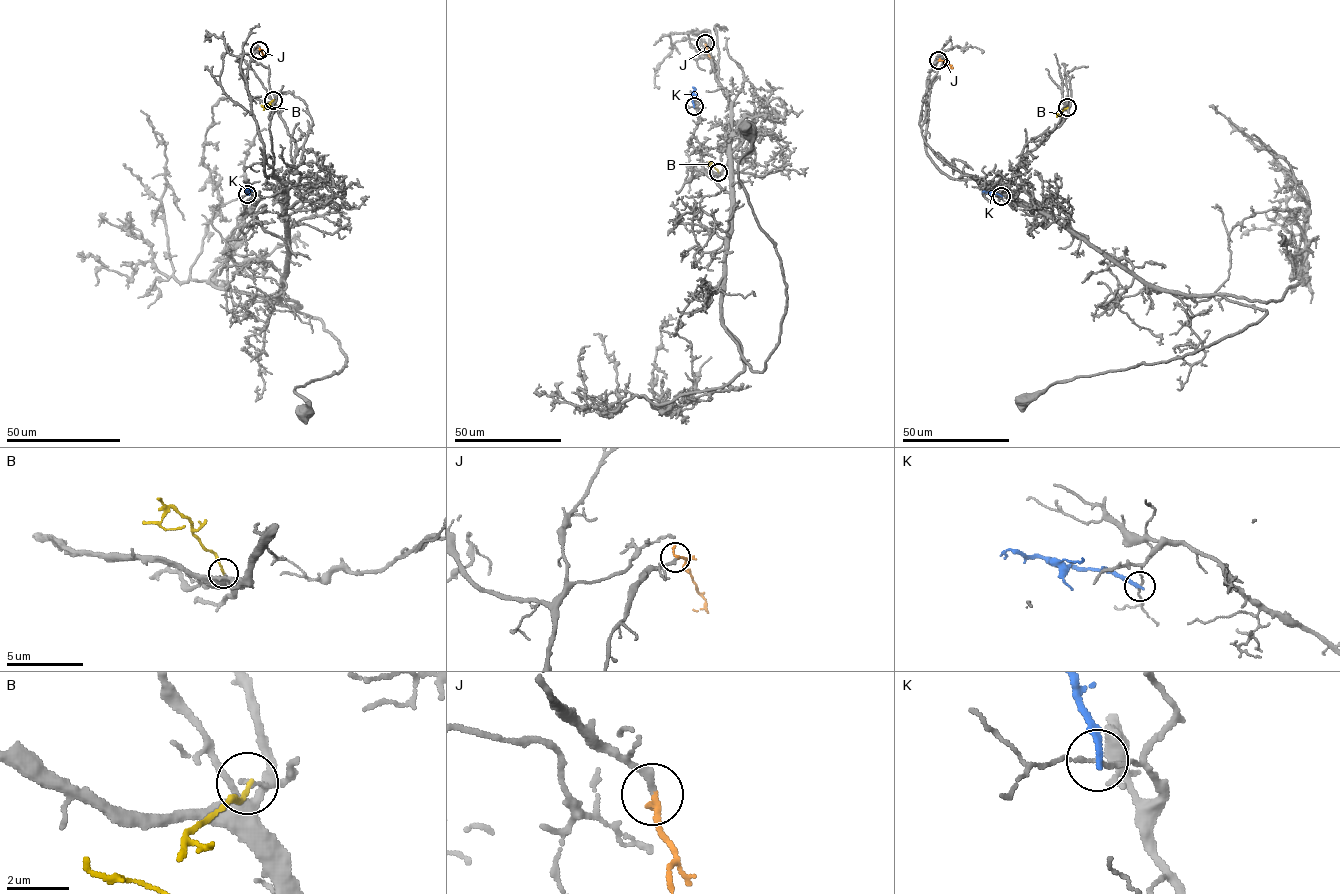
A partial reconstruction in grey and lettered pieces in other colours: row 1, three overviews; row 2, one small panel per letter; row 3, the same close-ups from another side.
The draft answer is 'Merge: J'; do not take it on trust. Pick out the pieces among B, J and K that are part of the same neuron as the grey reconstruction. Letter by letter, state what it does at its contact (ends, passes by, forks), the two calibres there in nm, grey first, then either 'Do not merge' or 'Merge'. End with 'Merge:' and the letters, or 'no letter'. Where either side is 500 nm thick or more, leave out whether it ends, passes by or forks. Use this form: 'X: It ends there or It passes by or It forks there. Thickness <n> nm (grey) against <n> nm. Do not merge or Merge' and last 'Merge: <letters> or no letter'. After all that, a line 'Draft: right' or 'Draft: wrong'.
B: It ends there. Thickness 160 nm (grey) against 120 nm. Do not merge
J: It ends there. Thickness 200 nm (grey) against 240 nm. Merge
K: It ends there. Thickness 120 nm (grey) against 200 nm. Do not merge
Merge: J
Draft: right

